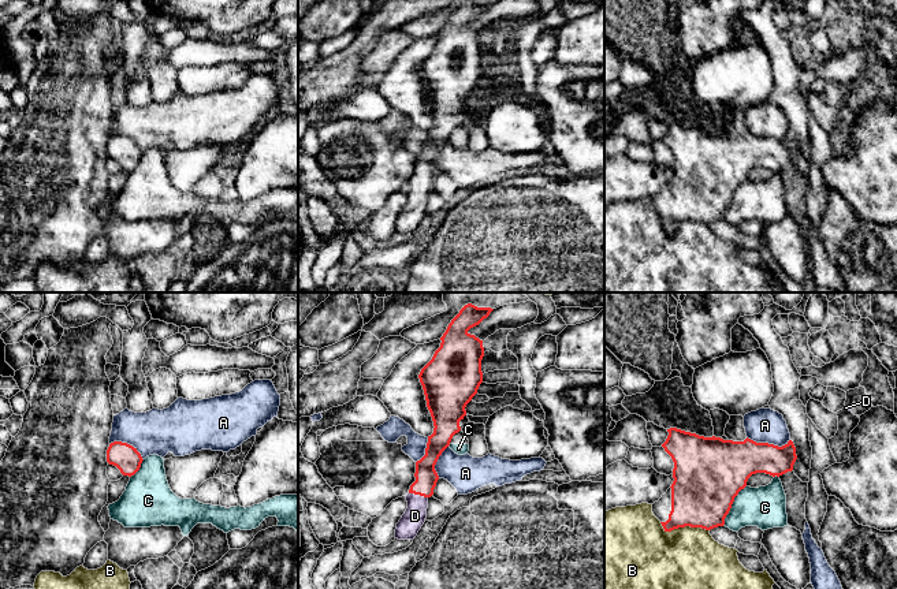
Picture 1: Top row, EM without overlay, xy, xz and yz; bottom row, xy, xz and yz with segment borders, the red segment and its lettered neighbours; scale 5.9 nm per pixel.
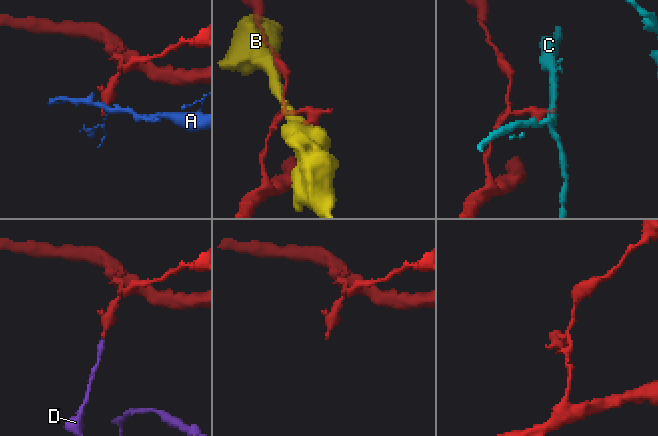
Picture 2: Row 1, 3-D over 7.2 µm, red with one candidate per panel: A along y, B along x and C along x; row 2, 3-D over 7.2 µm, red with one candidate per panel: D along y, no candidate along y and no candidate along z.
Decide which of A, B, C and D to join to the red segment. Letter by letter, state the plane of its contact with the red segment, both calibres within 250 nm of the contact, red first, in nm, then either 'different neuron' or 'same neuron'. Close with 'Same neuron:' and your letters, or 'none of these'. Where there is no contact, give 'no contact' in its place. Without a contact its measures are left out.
A: yz | 280/200 nm | different neuron
B: yz | 380/360 nm | different neuron
C: yz | 420/240 nm | different neuron
D: xz | 130/130 nm | same neuron
Same neuron: D

